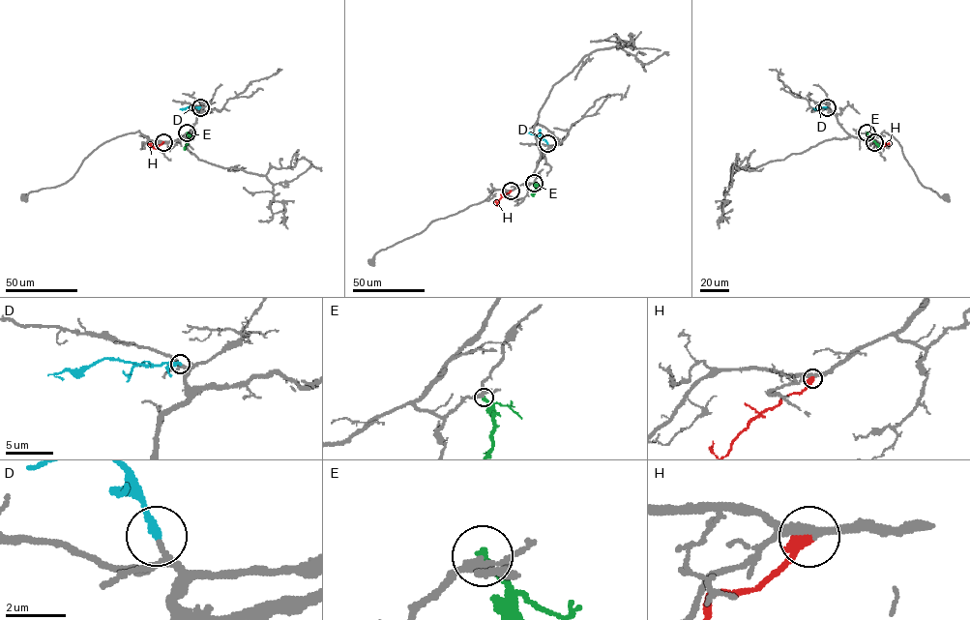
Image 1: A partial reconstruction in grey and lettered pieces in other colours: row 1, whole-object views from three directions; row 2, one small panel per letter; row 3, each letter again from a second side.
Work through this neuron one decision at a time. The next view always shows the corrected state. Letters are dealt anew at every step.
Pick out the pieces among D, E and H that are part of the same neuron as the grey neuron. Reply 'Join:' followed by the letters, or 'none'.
Join: D

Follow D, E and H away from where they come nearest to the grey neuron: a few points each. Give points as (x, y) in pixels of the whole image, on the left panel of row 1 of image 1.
D: (200, 107), (180, 109)
E: (187, 132), (185, 150)
H: (163, 142), (155, 148), (148, 143)

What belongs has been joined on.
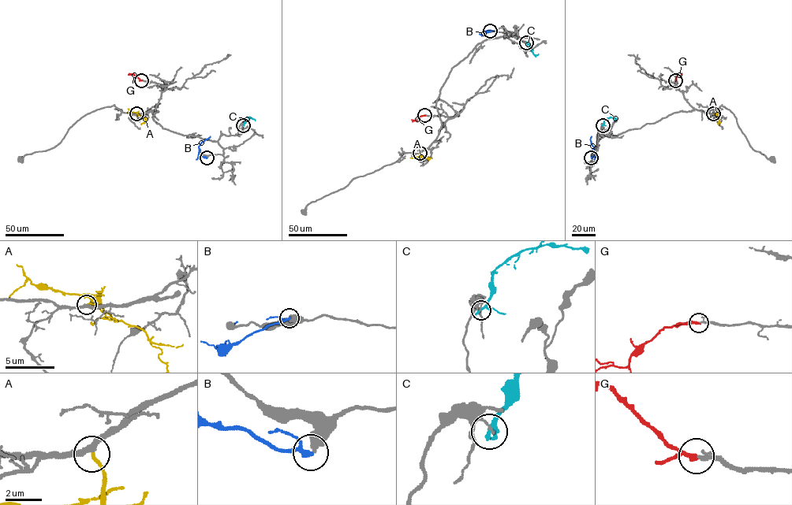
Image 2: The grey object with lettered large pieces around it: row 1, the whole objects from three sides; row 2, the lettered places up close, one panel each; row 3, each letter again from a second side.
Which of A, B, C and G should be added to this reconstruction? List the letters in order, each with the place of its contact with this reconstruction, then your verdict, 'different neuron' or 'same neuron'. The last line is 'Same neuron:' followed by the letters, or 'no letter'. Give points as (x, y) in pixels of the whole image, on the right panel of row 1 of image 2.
A: contact (713, 113); same neuron
B: contact (591, 157); different neuron
C: contact (603, 125); different neuron
G: contact (675, 80); same neuron
Same neuron: A, G

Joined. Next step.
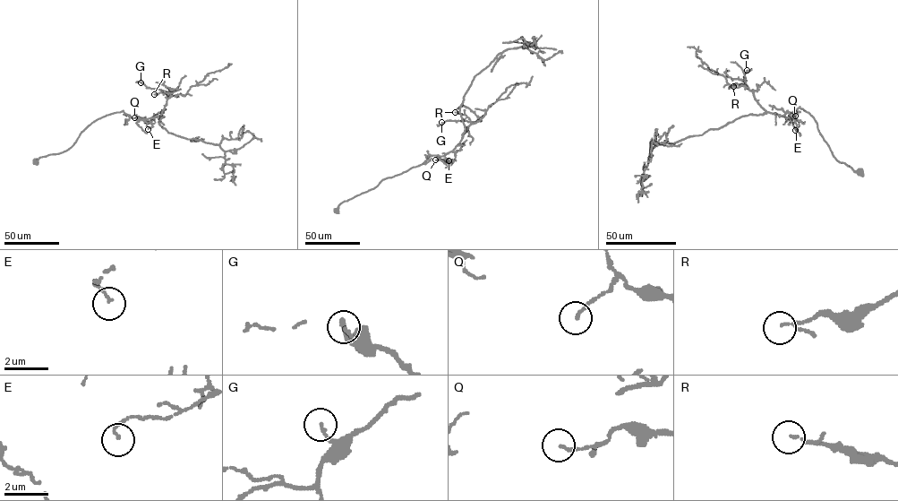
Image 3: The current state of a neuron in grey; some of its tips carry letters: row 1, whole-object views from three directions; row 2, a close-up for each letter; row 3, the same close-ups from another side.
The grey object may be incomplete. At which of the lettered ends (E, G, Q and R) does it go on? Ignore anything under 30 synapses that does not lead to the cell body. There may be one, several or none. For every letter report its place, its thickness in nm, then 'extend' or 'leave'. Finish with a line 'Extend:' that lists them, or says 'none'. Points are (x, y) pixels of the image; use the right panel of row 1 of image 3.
E: (795, 130) | 100 nm | leave
G: (747, 70) | 120 nm | leave
Q: (795, 116) | 130 nm | leave
R: (733, 86) | 90 nm | leave
Extend: none

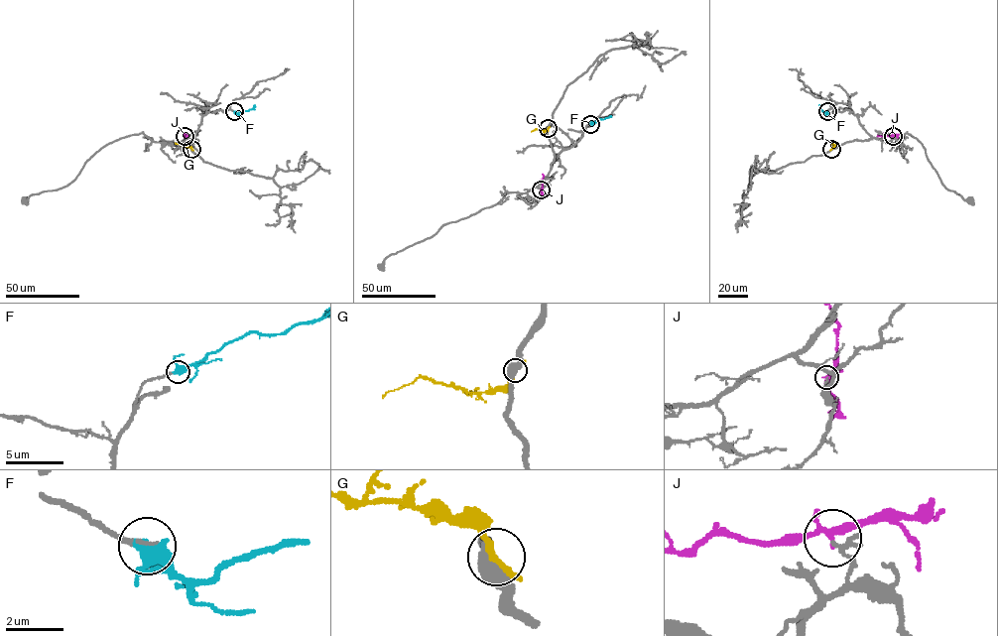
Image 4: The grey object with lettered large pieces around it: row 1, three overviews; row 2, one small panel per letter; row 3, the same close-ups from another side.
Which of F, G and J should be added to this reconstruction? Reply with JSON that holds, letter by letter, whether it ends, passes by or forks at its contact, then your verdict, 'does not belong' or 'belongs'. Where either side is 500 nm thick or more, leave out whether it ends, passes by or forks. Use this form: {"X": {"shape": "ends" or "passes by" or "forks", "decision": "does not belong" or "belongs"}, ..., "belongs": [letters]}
{"F": {"shape": "passes by", "decision": "belongs"}, "G": {"shape": "passes by", "decision": "does not belong"}, "J": {"shape": "forks", "decision": "does not belong"}, "belongs": ["F"]}

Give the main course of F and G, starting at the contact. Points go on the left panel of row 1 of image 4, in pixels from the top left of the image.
F: (234, 111), (248, 111), (255, 105)
G: (191, 149), (175, 143)

